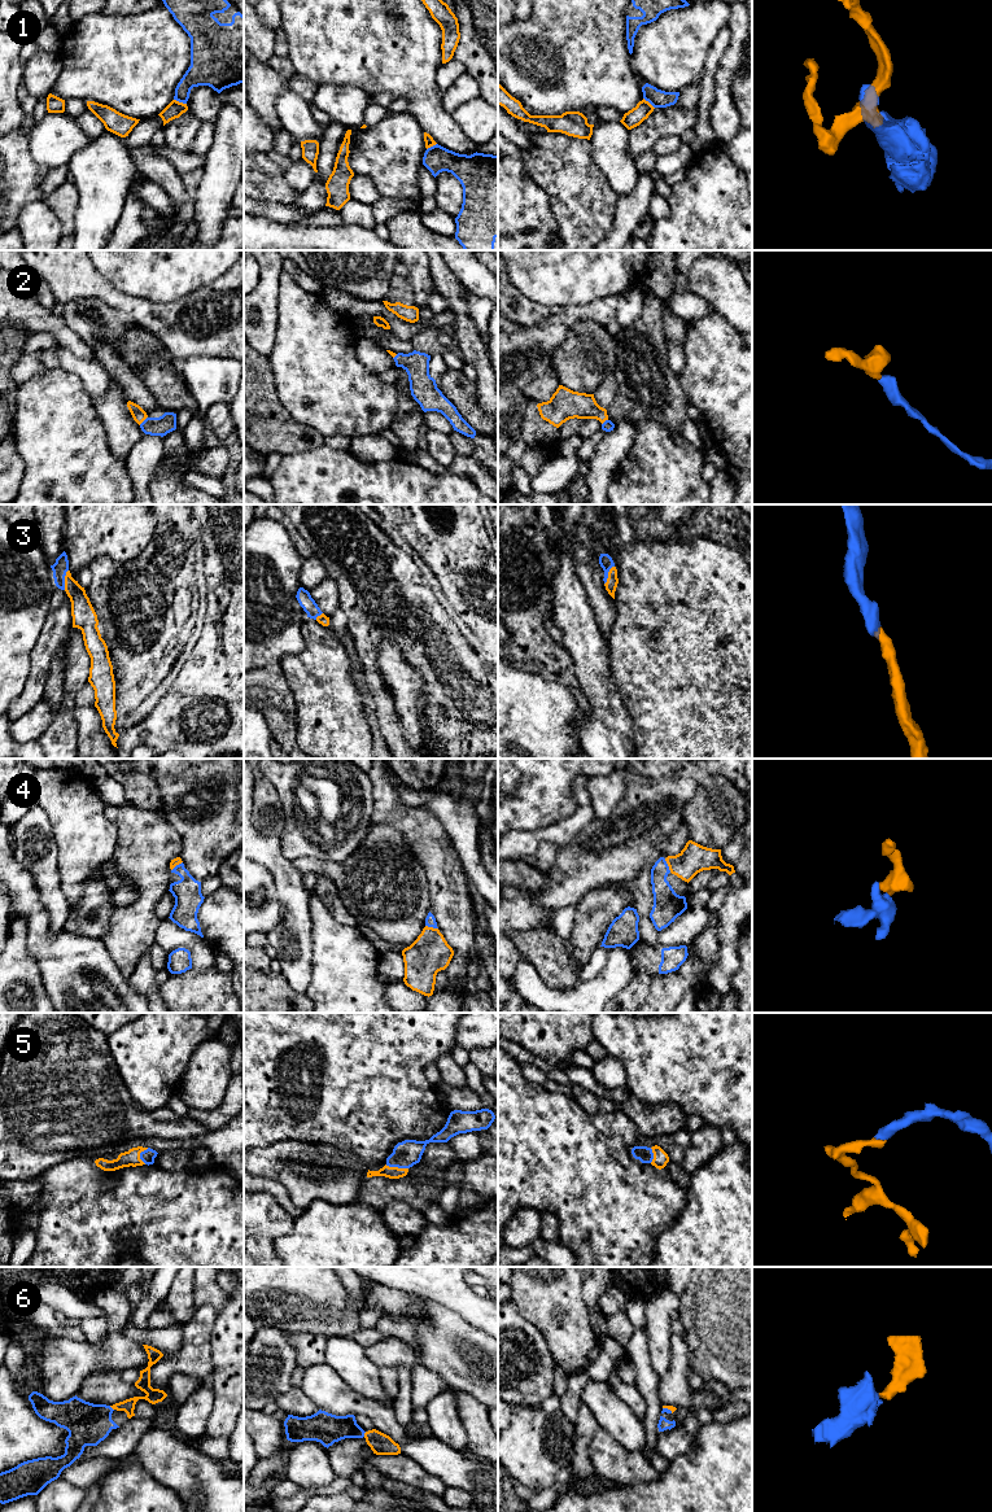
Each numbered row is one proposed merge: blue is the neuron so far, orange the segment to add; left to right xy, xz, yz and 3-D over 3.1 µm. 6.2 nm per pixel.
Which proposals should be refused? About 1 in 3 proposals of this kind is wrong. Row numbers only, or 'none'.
1

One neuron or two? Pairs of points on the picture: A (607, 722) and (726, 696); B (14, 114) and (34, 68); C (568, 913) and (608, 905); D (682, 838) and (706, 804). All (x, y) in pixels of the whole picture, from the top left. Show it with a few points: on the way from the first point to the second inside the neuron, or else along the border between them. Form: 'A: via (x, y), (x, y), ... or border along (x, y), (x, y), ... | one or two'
A: border along (617, 689), (620, 702), (630, 722), (634, 744) | two
B: border along (25, 62), (21, 82) | two
C: border along (576, 904), (575, 923), (566, 939) | two
D: border along (682, 827), (690, 839) | two

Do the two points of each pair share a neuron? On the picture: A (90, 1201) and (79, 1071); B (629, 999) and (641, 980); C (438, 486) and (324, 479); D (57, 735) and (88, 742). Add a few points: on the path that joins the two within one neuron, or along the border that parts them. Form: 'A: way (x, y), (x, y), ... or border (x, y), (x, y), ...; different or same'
A: border (97, 1157), (73, 1157), (56, 1163); different
B: way (633, 995), (639, 984); same
C: way (410, 486), (353, 486); same
D: border (74, 709), (78, 744); different

